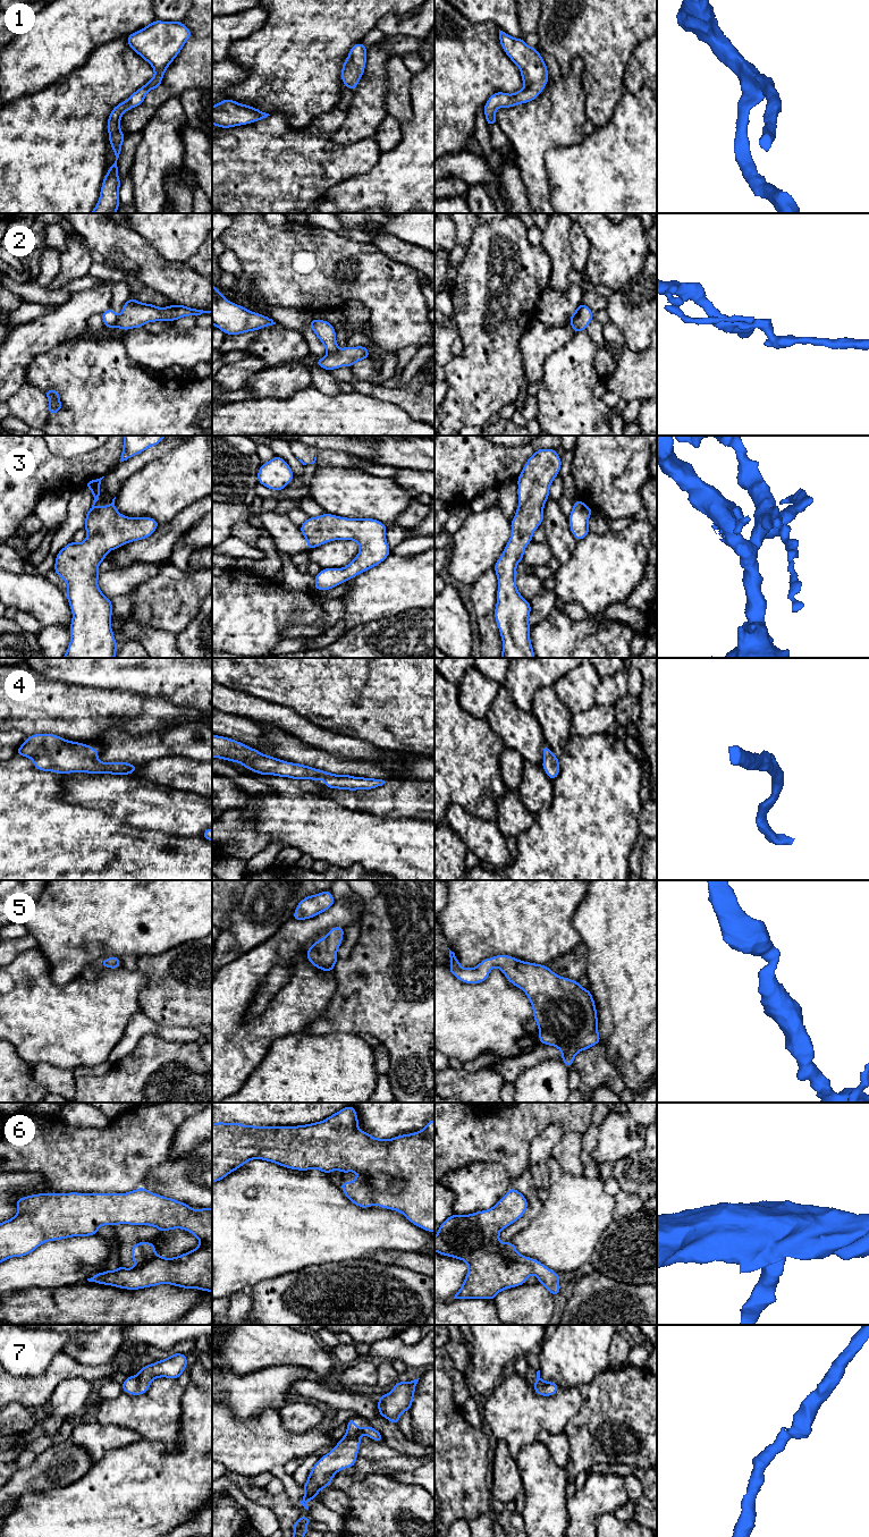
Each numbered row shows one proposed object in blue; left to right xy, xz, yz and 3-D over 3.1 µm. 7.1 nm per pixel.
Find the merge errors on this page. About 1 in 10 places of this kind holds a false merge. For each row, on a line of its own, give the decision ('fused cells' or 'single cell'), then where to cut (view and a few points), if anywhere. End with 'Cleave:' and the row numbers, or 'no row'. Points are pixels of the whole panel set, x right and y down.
1: single cell | no cut
2: fused cells | xy (118, 318), (108, 327)
3: single cell | no cut
4: single cell | no cut
5: single cell | no cut
6: fused cells | yz (498, 1243), (498, 1250), (508, 1260), (526, 1263), (532, 1273)
7: single cell | no cut
Cleave: 2, 6

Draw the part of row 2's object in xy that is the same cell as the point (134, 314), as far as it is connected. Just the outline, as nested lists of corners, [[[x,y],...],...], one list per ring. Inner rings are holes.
[[[130,296],[130,298],[123,305],[121,315],[117,319],[116,323],[109,328],[129,330],[144,327],[147,322],[175,321],[183,316],[199,316],[202,313],[212,313],[212,311],[191,309],[179,304],[160,309],[153,304],[141,303]]]

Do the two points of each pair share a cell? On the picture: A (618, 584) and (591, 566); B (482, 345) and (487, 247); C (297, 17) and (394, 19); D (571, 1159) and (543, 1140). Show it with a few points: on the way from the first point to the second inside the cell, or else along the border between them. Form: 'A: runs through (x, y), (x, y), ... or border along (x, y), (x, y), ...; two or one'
A: runs through (612, 577), (605, 571), (598, 571); one
B: runs through (482, 321), (482, 313), (486, 310), (486, 271); one
C: border along (391, 11), (384, 15), (376, 26); two
D: border along (565, 1133), (550, 1155); two

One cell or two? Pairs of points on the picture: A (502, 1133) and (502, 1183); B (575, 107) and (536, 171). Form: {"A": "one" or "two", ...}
{"A": "two", "B": "one"}

